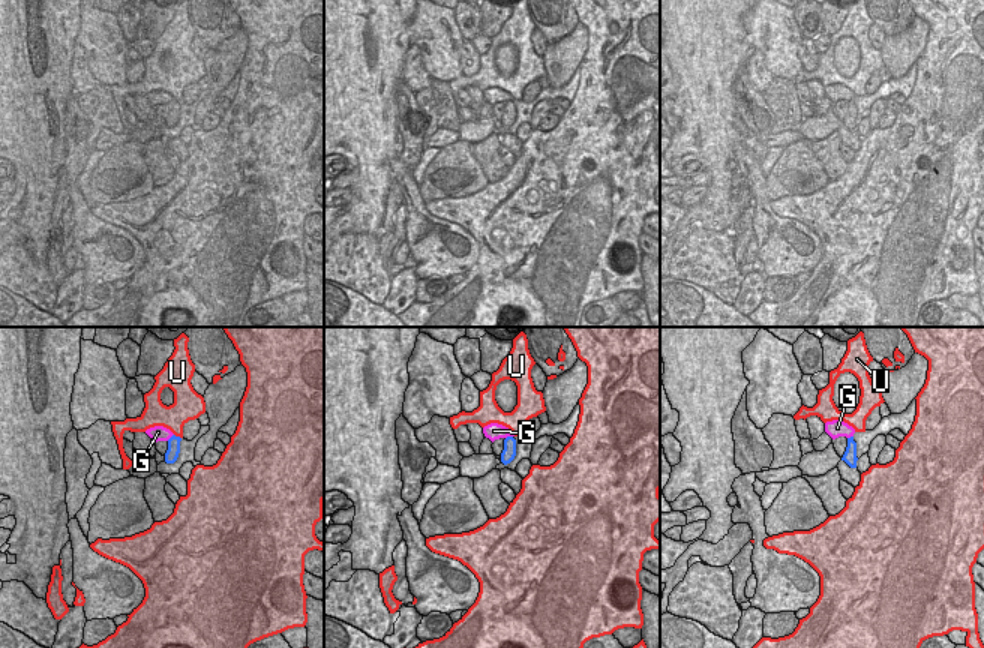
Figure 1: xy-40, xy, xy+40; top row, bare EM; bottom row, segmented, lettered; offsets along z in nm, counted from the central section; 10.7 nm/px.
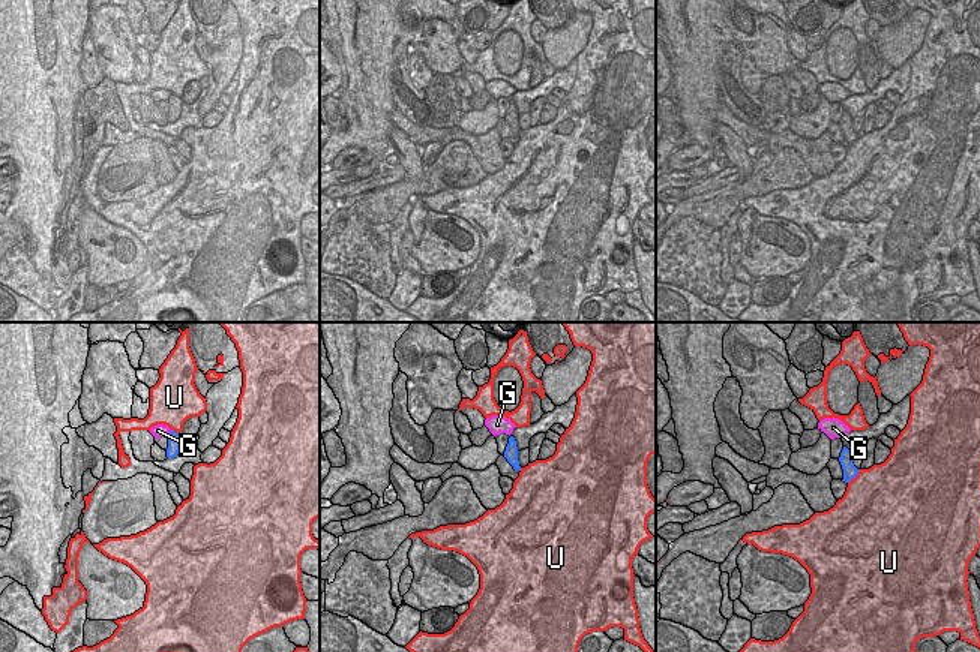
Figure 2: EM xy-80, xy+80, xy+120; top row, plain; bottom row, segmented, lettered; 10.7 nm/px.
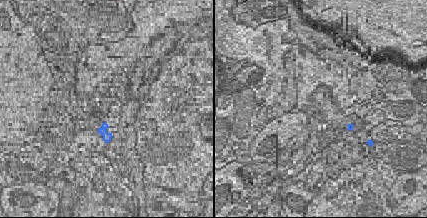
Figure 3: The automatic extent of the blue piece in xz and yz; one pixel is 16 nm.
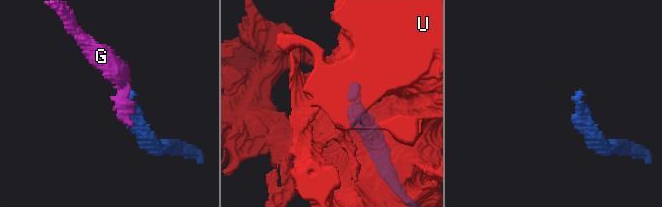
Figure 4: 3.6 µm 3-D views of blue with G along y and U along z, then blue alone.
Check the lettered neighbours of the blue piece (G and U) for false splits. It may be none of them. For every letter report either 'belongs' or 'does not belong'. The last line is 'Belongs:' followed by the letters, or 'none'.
G: belongs
U: does not belong
Belongs: G

